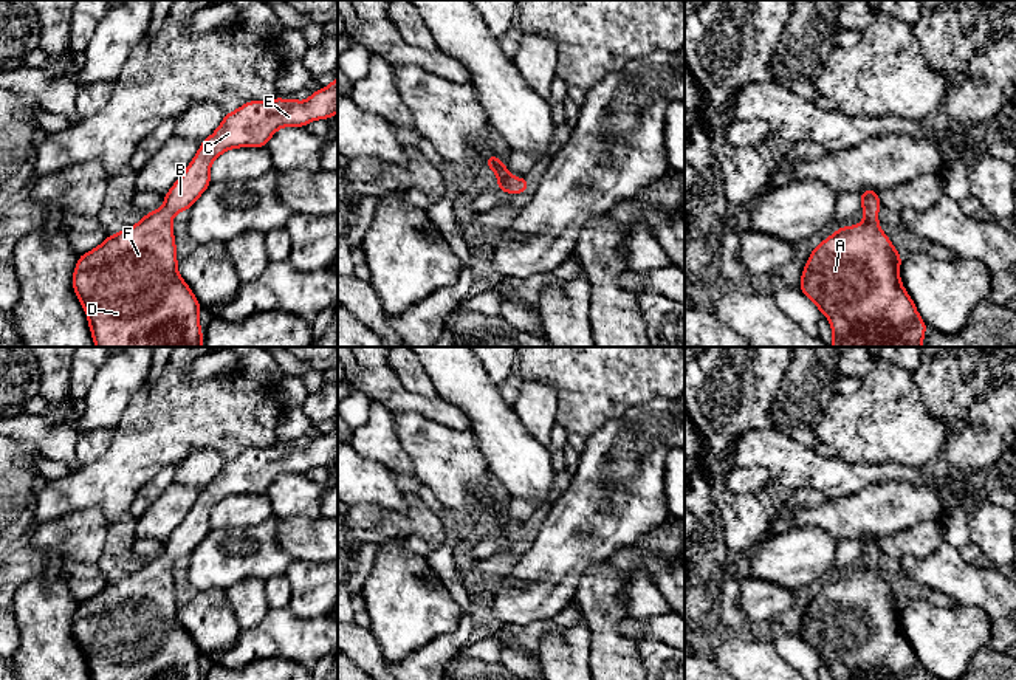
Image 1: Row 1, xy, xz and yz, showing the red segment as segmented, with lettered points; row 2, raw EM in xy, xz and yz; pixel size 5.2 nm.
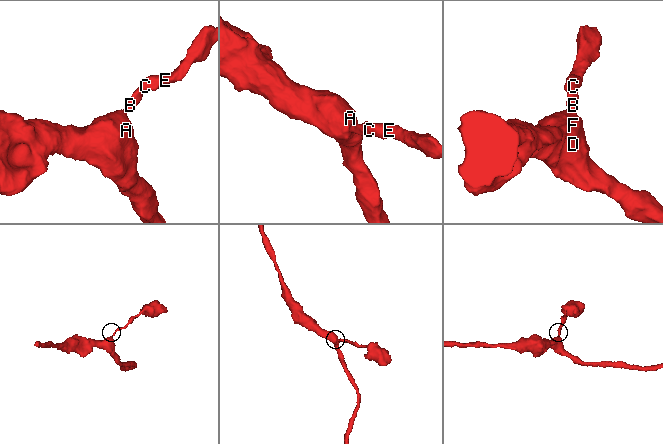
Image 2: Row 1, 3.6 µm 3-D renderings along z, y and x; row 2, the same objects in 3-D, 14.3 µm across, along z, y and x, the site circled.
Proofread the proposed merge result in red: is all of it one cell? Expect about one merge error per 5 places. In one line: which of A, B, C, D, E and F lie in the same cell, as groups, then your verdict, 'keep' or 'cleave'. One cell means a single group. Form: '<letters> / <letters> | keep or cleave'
A B C D E F | keep

